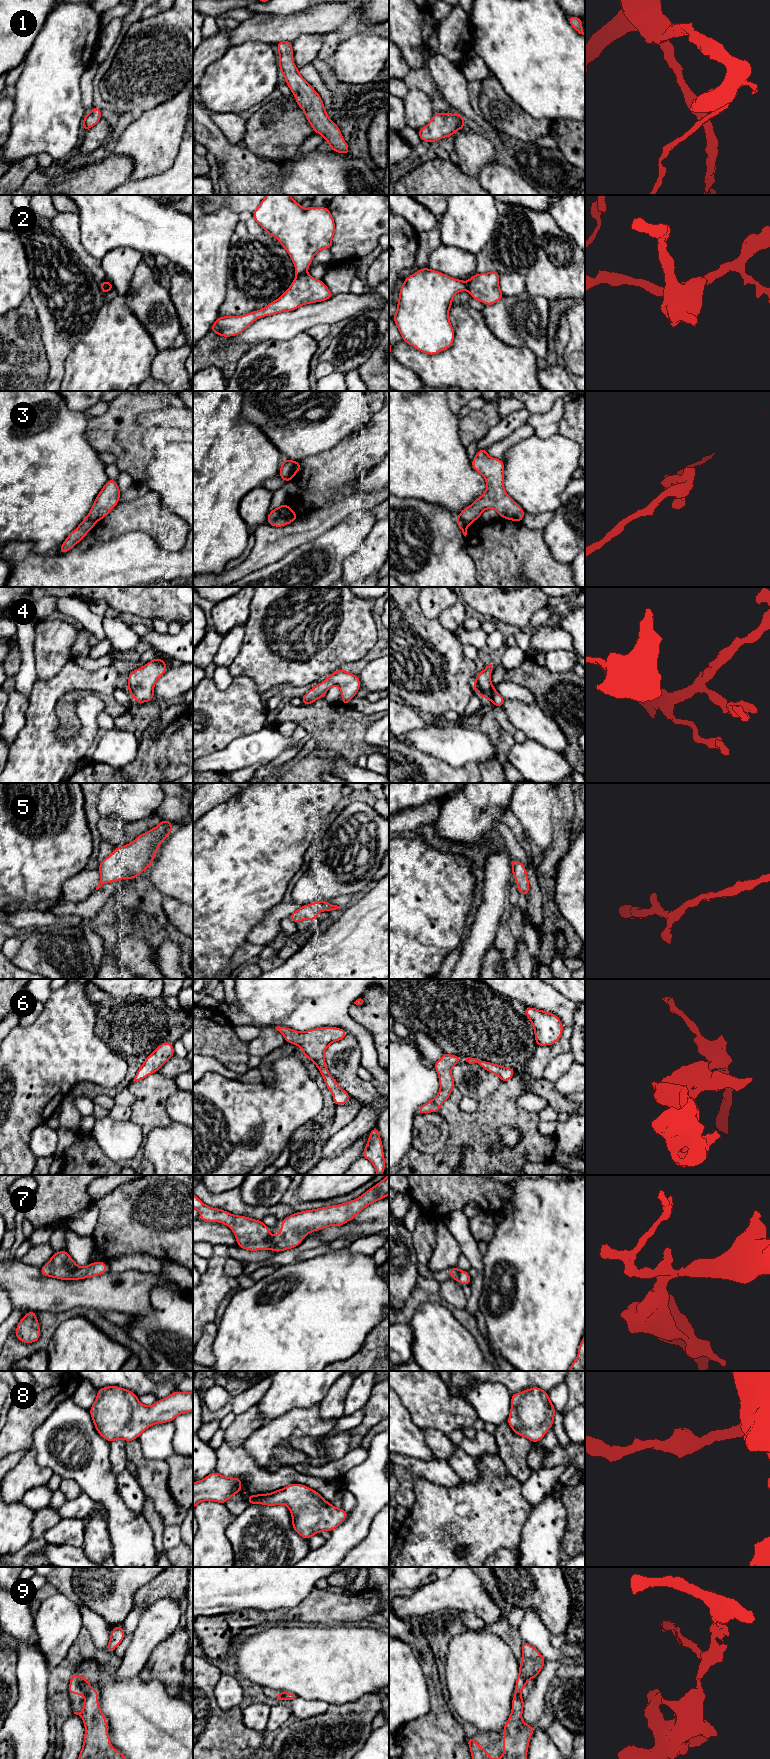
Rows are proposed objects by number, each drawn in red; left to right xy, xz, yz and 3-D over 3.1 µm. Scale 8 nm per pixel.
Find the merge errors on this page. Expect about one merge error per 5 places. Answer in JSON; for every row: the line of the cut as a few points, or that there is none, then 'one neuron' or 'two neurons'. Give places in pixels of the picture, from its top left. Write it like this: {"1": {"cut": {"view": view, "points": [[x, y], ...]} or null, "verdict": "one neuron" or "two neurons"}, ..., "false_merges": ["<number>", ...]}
{"1": {"cut": null, "verdict": "one neuron"}, "2": {"cut": {"view": "xz", "points": [[305, 272], [296, 275]]}, "verdict": "two neurons"}, "3": {"cut": {"view": "yz", "points": [[458, 516], [469, 524]]}, "verdict": "two neurons"}, "4": {"cut": null, "verdict": "one neuron"}, "5": {"cut": null, "verdict": "one neuron"}, "6": {"cut": null, "verdict": "one neuron"}, "7": {"cut": null, "verdict": "one neuron"}, "8": {"cut": null, "verdict": "one neuron"}, "9": {"cut": null, "verdict": "one neuron"}, "false_merges": ["2", "3"]}

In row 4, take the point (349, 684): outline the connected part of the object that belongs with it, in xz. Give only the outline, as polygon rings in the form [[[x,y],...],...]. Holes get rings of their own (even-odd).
[[[341,668],[327,676],[323,682],[314,686],[301,697],[304,706],[324,697],[326,692],[333,686],[340,688],[342,705],[348,705],[349,701],[356,696],[360,689],[360,679],[358,675],[349,673]]]

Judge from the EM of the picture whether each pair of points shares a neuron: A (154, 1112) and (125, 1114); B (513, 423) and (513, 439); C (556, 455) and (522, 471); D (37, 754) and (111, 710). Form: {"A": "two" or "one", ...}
{"A": "two", "B": "two", "C": "one", "D": "two"}

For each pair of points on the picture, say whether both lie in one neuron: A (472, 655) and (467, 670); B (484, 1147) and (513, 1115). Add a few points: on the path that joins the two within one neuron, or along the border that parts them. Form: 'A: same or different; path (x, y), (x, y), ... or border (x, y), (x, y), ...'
A: different; border (462, 645), (464, 656), (472, 662)
B: same; path (484, 1137), (484, 1134), (503, 1115)

